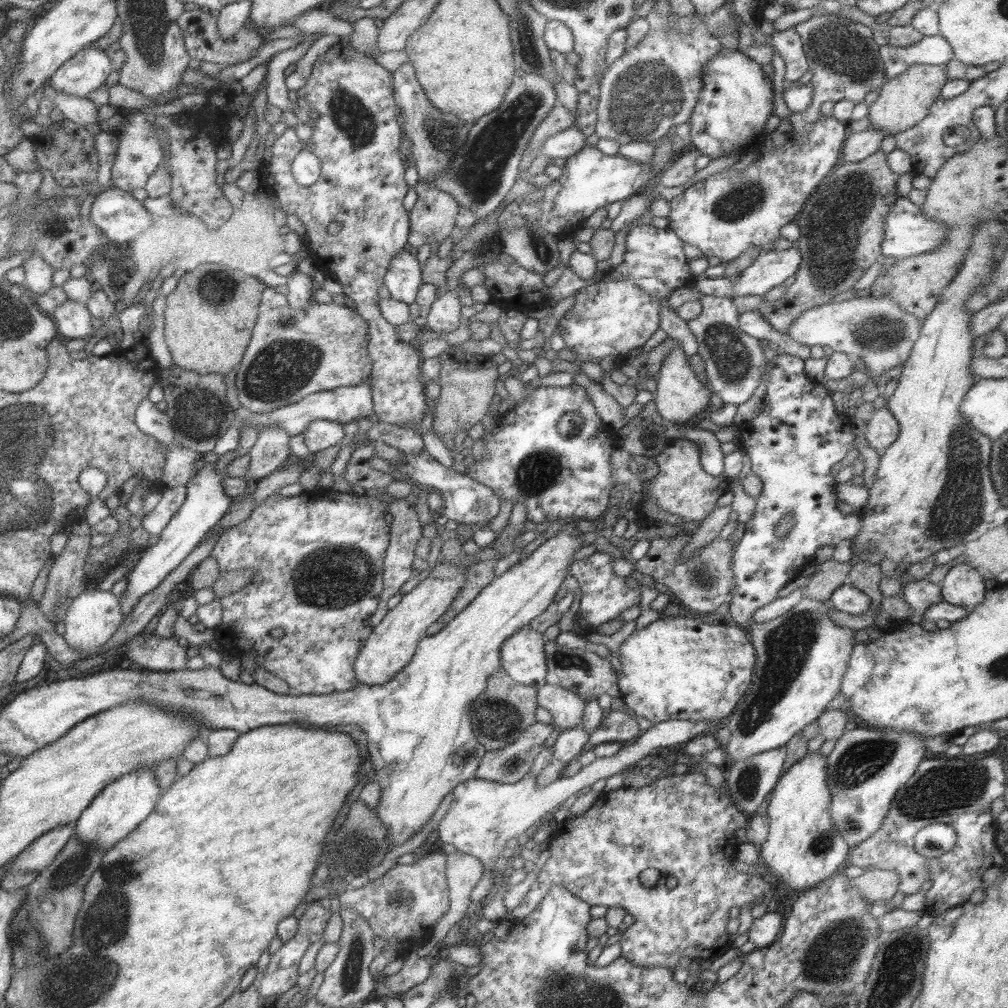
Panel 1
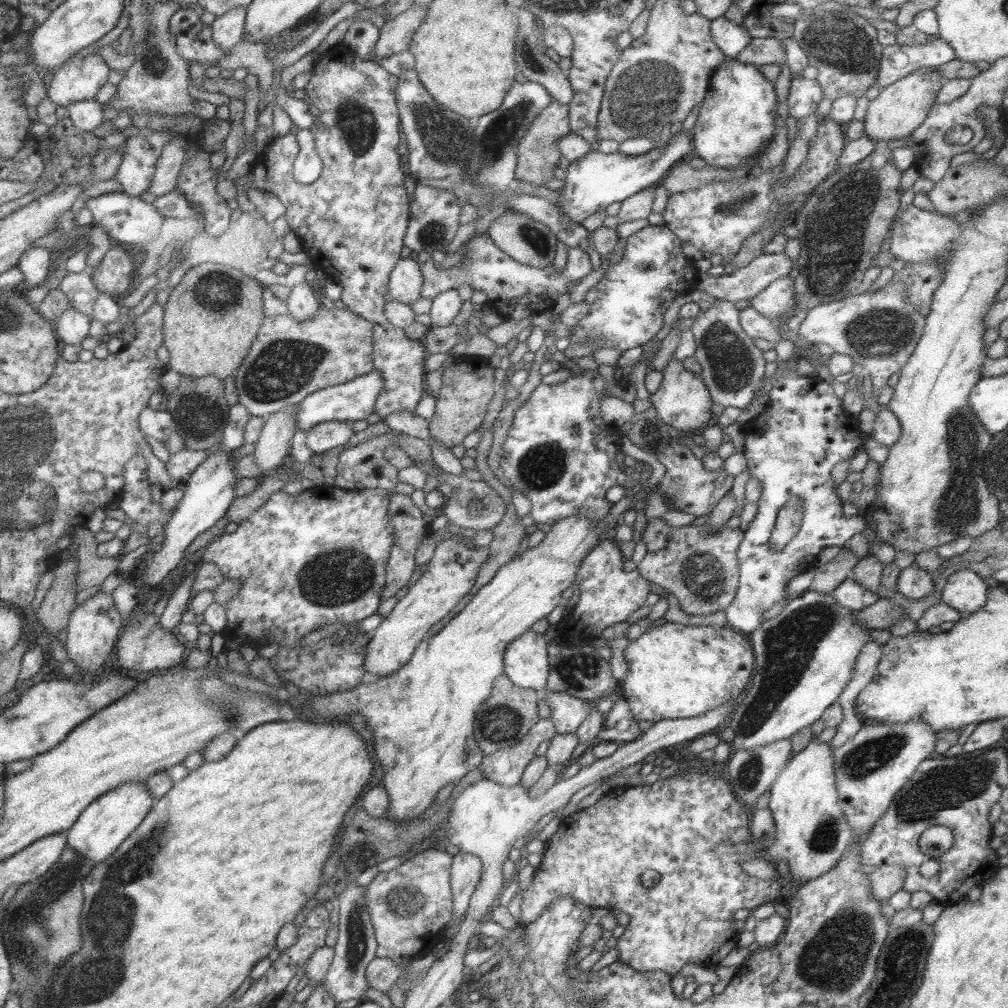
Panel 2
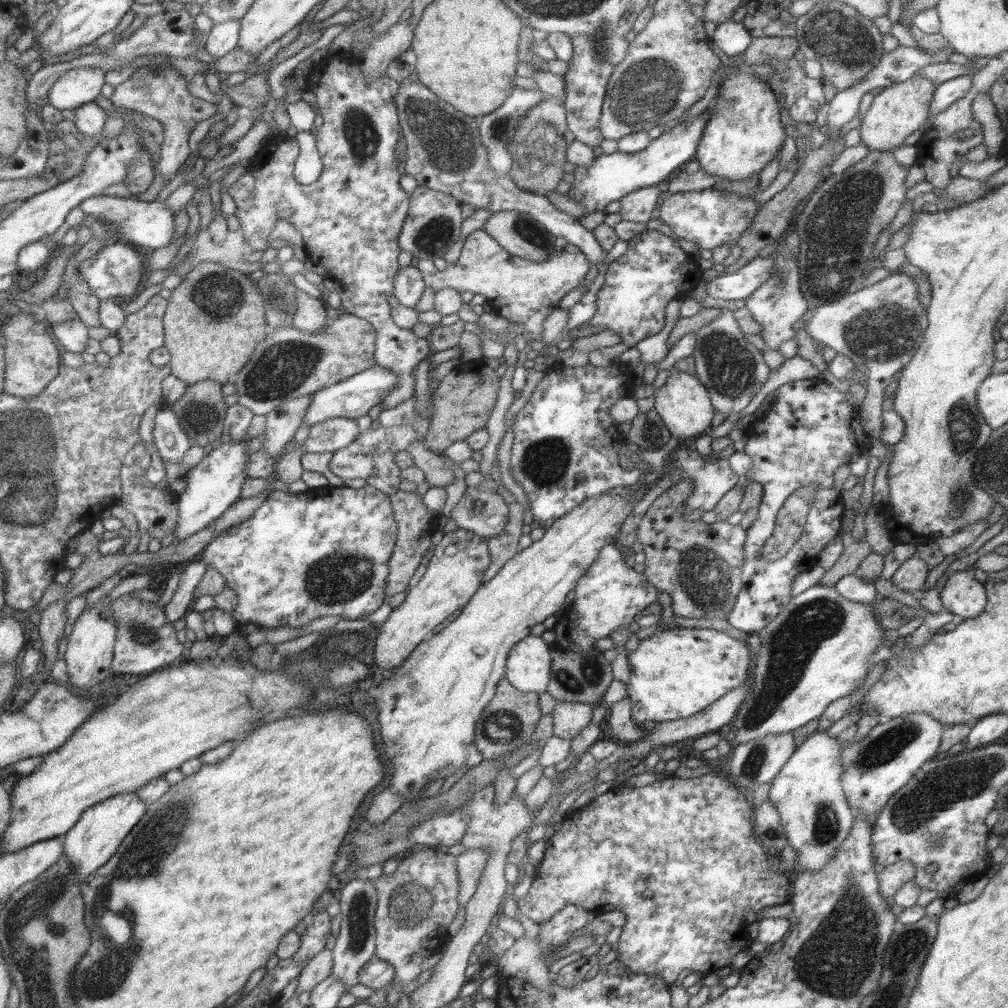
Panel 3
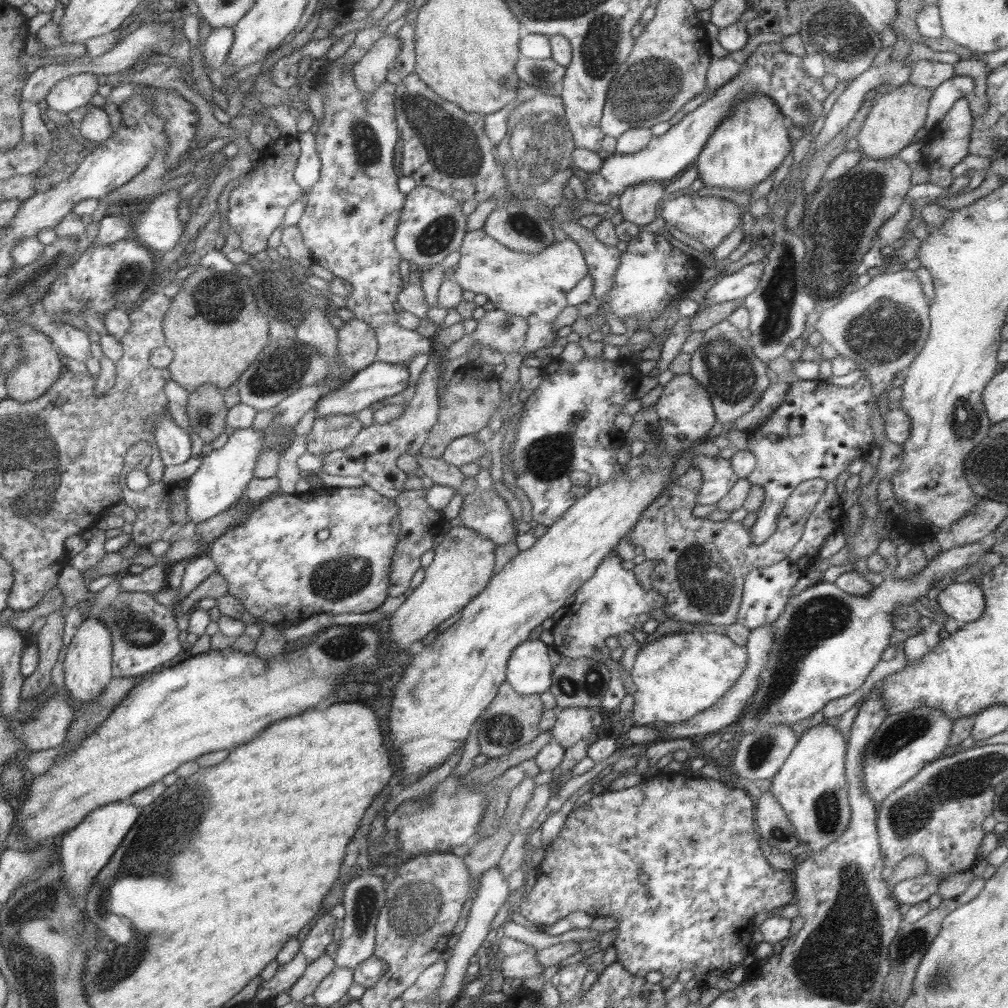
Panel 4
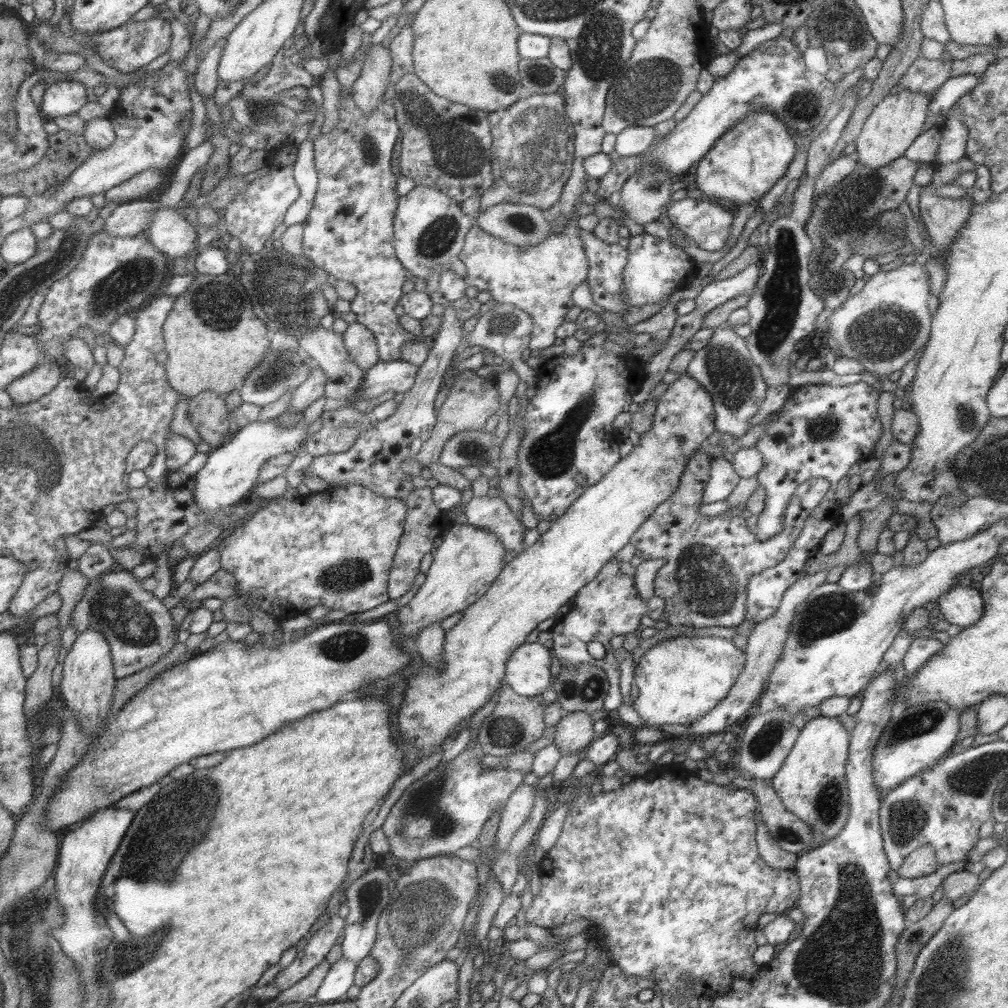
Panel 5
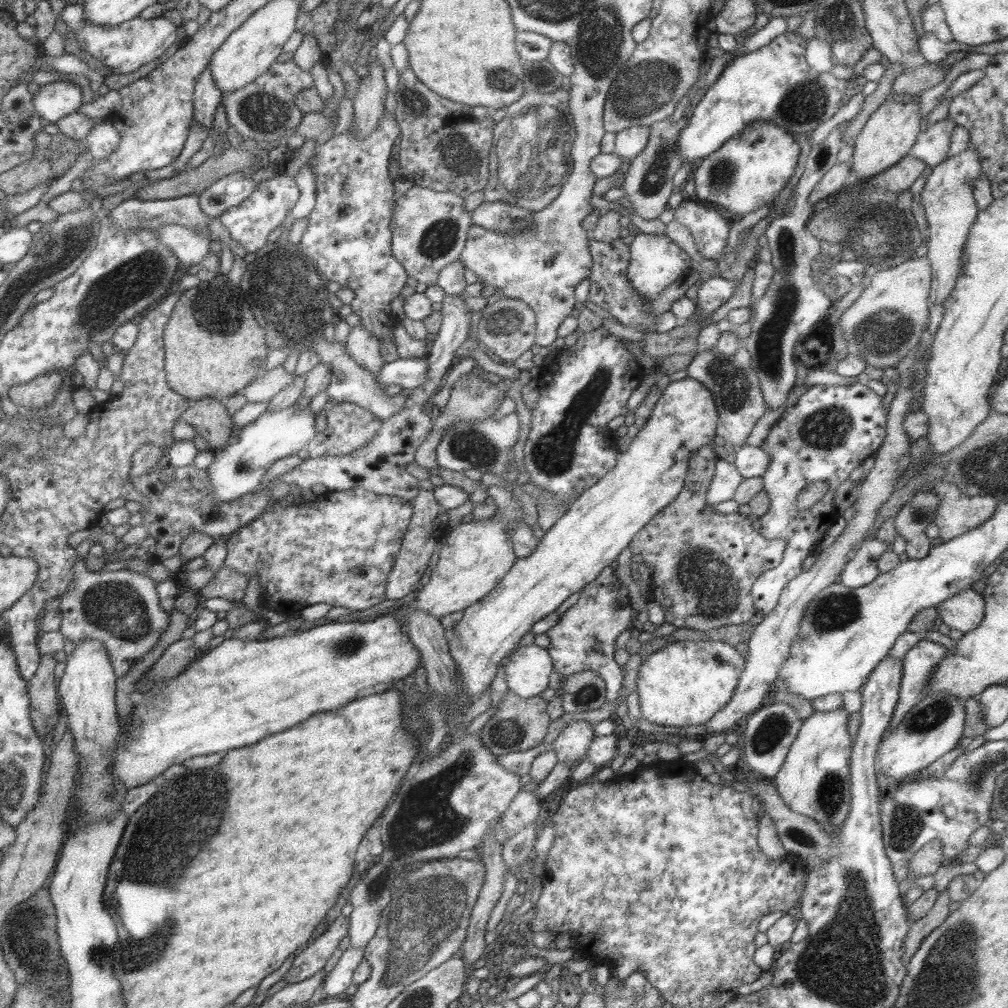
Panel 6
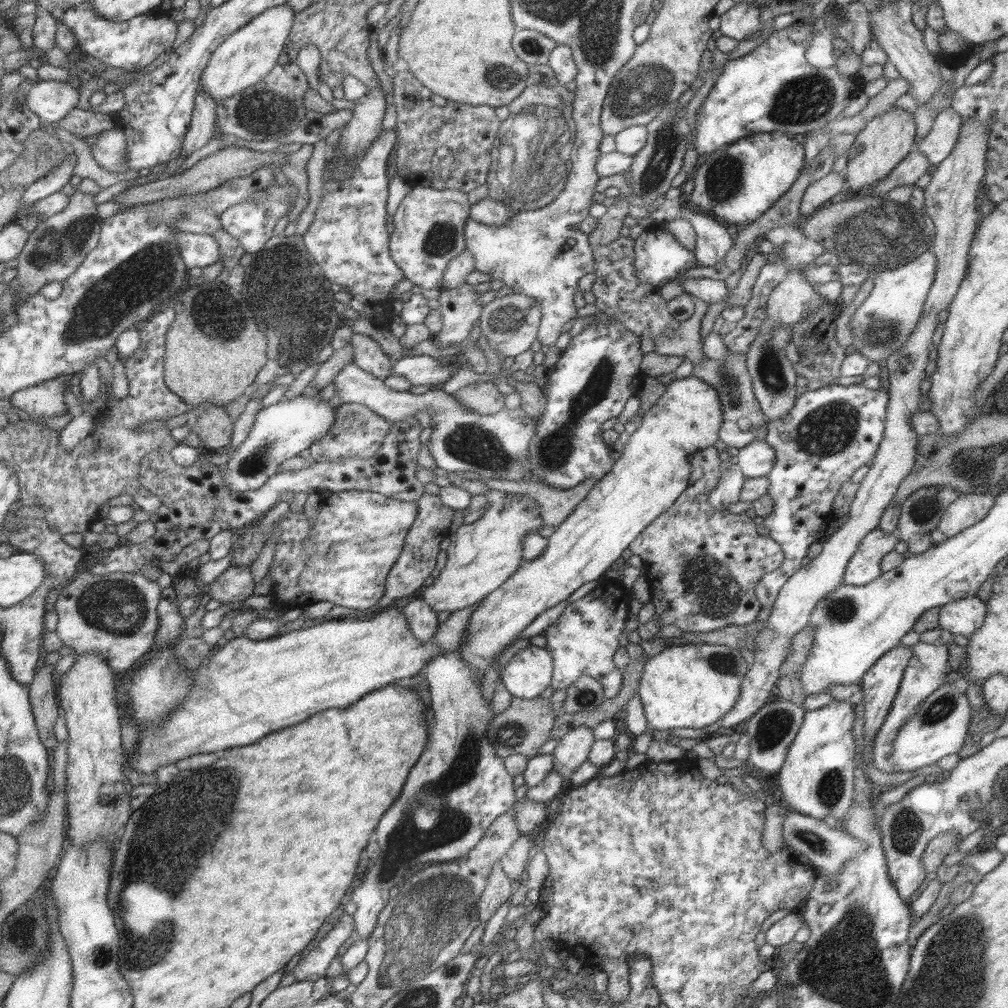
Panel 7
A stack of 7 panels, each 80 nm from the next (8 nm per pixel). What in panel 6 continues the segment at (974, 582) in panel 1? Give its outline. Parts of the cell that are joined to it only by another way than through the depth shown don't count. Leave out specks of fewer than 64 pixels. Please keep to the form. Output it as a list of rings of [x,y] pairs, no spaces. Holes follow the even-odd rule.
[[[963,590],[943,600],[936,608],[939,622],[951,630],[965,633],[973,630],[983,620],[983,596],[973,590]]]

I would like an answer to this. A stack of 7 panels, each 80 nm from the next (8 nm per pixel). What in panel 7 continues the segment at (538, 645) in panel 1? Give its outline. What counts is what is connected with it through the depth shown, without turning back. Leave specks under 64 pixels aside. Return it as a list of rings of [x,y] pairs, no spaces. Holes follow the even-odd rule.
[[[528,644],[509,659],[501,672],[501,686],[512,697],[529,700],[550,686],[552,659],[544,648]]]

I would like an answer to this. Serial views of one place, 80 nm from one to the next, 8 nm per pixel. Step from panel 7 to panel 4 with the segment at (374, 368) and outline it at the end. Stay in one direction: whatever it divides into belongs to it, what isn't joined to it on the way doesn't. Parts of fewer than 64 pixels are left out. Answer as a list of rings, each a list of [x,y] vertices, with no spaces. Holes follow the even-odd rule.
[[[357,319],[344,321],[335,330],[338,360],[344,369],[363,370],[376,360],[375,334],[366,322]]]

